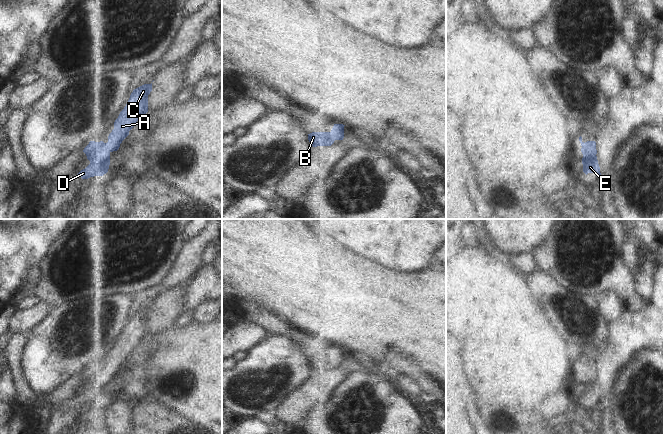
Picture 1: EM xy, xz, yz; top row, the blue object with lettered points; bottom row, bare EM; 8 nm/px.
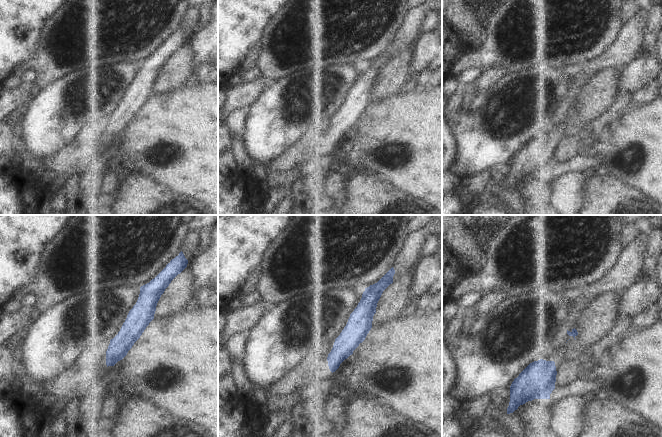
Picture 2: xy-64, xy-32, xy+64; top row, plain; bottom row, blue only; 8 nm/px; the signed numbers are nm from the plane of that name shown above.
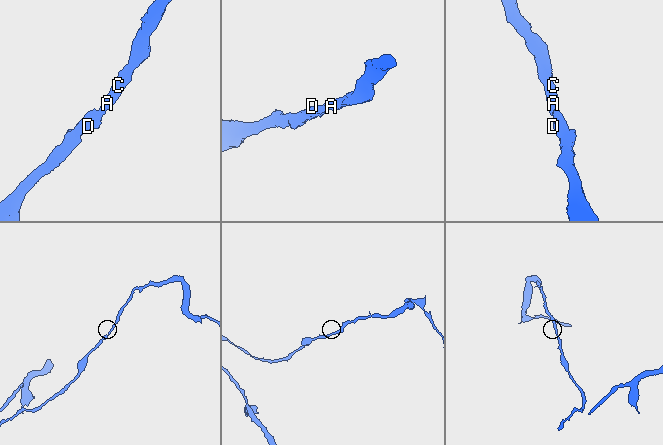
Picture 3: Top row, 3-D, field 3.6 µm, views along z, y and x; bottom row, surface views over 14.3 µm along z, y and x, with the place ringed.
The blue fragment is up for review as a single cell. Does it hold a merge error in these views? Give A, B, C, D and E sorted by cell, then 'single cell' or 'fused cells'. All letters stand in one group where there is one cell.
A B C D E | single cell

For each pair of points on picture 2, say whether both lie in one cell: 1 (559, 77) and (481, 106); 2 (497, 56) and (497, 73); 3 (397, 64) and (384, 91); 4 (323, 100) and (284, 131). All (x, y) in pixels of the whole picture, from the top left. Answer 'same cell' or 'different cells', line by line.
1: same cell
2: different cells
3: same cell
4: same cell

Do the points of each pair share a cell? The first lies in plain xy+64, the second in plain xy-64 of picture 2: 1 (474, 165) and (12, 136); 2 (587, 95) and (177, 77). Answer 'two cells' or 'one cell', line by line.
1: two cells
2: one cell

